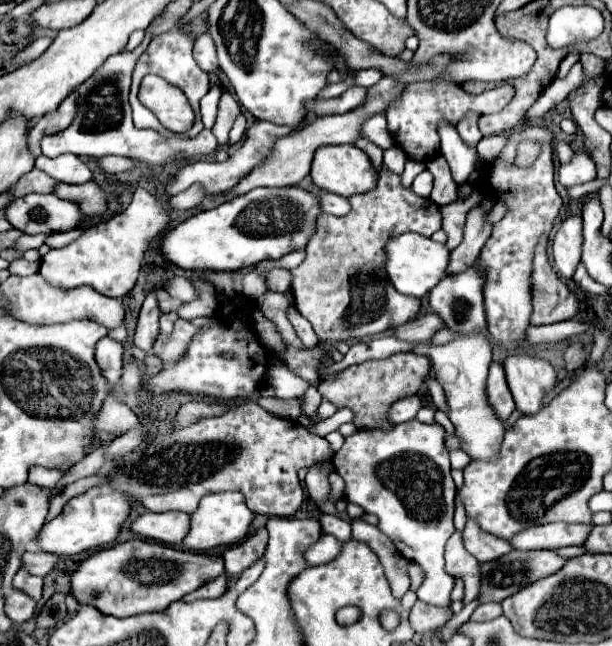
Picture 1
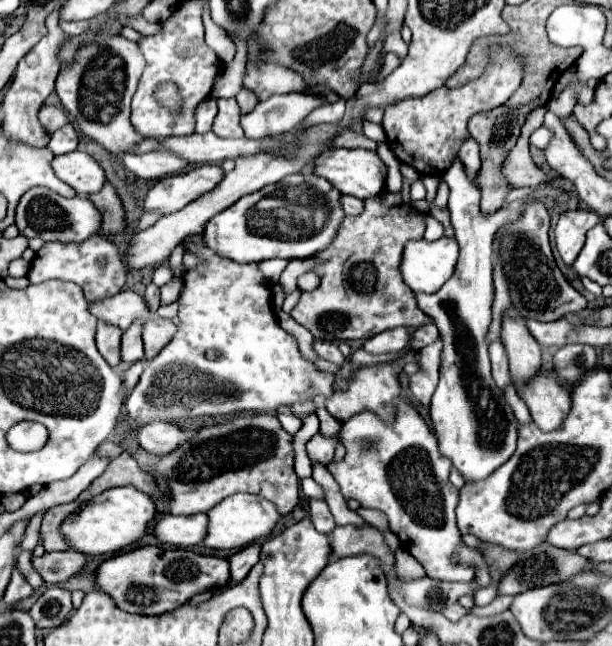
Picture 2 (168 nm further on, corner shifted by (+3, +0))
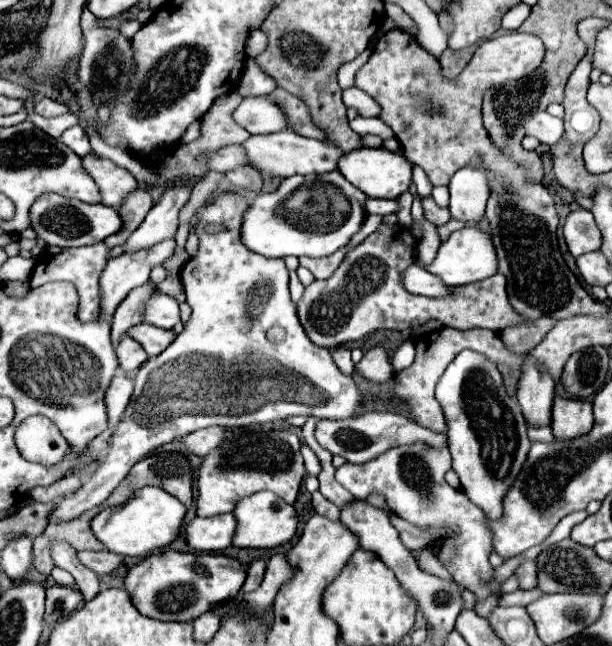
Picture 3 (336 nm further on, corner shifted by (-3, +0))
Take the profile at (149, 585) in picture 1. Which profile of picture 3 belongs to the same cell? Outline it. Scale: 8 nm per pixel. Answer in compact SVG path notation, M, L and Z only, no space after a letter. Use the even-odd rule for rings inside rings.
M164 551L164 553L154 553L144 561L136 563L134 567L130 567L124 579L124 589L132 605L146 617L158 621L192 621L200 617L204 611L216 607L218 603L236 597L236 593L244 585L244 579L246 579L246 567L226 555L214 555L214 553L194 555L194 553L180 553L180 551Z

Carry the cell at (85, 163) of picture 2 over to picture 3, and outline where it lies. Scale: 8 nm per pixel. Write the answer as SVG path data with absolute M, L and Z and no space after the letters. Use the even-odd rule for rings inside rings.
M96 153L82 157L82 167L98 185L102 203L108 207L120 207L122 199L138 189L138 181L126 169L114 165L110 159L98 157Z

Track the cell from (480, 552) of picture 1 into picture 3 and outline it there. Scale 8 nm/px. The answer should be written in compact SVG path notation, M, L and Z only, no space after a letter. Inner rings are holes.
M524 559L520 567L514 571L518 577L520 589L534 589L536 587L536 563L532 559Z

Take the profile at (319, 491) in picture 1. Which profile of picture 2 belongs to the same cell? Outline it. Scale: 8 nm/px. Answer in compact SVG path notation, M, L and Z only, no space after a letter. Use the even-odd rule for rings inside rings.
M316 433L316 435L308 441L306 449L308 449L308 455L310 455L312 461L320 461L320 463L326 465L326 463L332 461L334 451L336 451L338 445L342 445L342 443L340 443L340 435L330 435L330 437L326 437L326 435L322 435L322 433Z

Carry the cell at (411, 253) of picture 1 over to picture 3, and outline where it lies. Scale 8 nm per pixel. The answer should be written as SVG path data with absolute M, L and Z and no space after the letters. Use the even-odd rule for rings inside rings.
M468 225L460 231L454 231L438 249L434 261L430 265L424 265L424 269L436 277L442 279L444 285L456 287L456 285L468 285L468 283L476 283L482 281L486 277L492 277L498 269L496 263L496 251L490 243L490 235L488 233L480 233L476 227Z

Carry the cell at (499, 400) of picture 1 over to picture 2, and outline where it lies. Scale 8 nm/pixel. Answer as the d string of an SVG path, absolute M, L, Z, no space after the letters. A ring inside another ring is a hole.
M500 339L490 345L490 361L492 361L492 377L496 385L504 389L510 383L510 373L508 373L508 355Z

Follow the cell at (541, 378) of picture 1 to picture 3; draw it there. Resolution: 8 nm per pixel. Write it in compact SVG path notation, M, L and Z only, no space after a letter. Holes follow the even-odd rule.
M554 397L552 433L558 439L572 439L592 429L592 403L582 399Z

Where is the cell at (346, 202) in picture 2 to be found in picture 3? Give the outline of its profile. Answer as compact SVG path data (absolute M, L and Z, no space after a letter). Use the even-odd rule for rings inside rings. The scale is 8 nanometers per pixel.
M366 199L364 203L364 209L366 213L378 213L378 215L390 215L390 213L396 213L398 207L396 207L396 201L392 199Z

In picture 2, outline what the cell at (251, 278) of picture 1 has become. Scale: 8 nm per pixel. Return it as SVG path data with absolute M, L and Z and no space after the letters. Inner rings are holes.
M270 259L270 261L262 261L262 263L258 263L260 271L264 273L264 277L266 277L270 283L276 283L276 281L280 279L282 271L286 269L286 265L288 265L286 259Z

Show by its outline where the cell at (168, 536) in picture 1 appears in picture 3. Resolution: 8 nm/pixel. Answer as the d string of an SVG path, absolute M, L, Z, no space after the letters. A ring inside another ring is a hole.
M232 513L216 517L196 517L186 525L186 543L202 553L224 551L230 547L236 529L236 519Z

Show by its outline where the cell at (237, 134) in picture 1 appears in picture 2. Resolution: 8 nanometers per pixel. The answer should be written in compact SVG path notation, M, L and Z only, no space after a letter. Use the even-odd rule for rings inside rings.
M242 87L242 89L238 91L238 95L236 95L236 101L238 101L242 113L248 113L248 111L254 109L254 105L258 103L258 95L254 95L250 89Z

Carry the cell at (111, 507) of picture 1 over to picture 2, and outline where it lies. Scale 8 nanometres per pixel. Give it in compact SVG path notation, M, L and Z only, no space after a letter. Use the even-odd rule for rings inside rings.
M114 487L94 497L80 513L70 515L62 523L62 533L68 537L72 549L86 555L114 555L124 547L140 541L148 525L156 517L156 503L144 491L134 487Z

